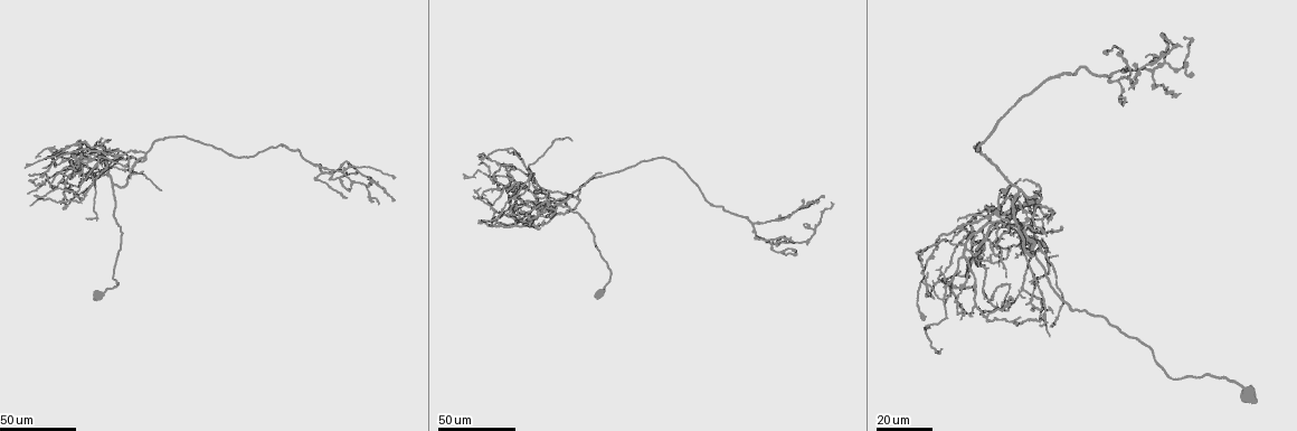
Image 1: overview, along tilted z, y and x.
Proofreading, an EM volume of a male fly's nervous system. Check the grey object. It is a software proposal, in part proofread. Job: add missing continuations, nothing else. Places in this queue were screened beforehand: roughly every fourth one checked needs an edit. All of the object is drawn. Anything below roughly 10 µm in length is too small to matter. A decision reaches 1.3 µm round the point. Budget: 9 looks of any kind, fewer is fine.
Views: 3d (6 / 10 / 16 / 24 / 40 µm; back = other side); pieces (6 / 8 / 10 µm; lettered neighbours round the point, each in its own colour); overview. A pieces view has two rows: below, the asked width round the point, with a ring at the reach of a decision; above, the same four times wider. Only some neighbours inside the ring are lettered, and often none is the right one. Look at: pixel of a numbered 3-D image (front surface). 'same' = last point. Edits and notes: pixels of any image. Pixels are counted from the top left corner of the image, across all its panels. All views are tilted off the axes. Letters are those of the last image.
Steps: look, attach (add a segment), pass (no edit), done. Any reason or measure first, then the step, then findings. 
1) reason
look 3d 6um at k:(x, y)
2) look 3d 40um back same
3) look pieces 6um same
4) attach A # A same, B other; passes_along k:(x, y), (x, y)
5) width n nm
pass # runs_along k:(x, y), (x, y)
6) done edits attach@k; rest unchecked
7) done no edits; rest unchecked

branch stops here
look 3d 40um at 1:(347, 172)

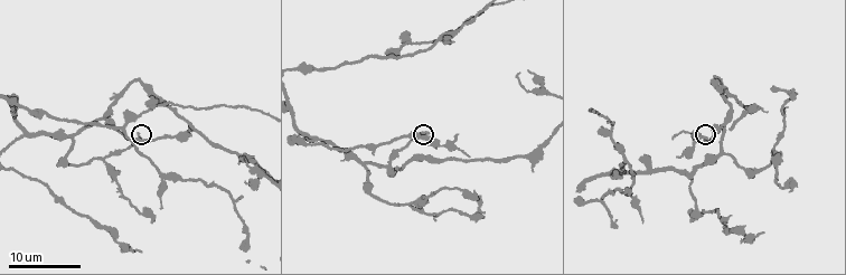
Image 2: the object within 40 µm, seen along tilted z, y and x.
look pieces 10um at 2:(144, 140)

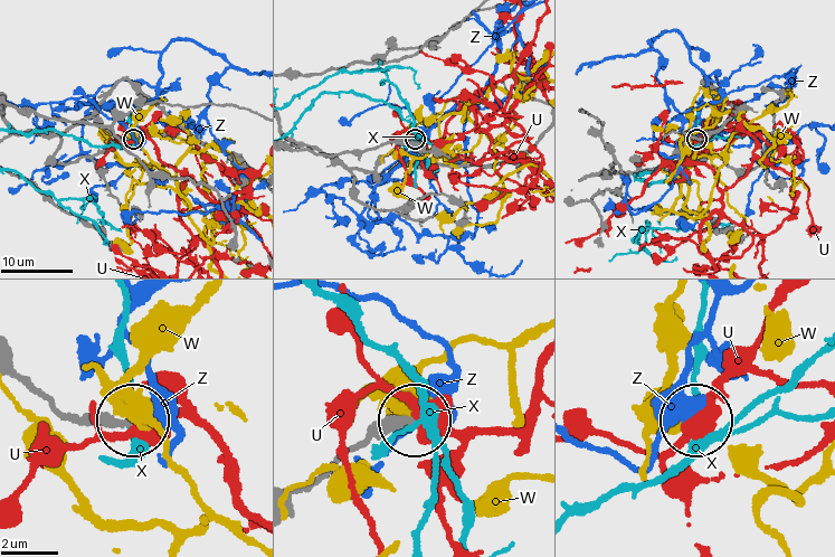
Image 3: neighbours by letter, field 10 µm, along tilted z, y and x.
width 270 nm
pass # U other, W other, X other, Z other; no lettered segment goes on from it

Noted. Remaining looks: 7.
an open end
look 3d 24um at 2:(769, 89)

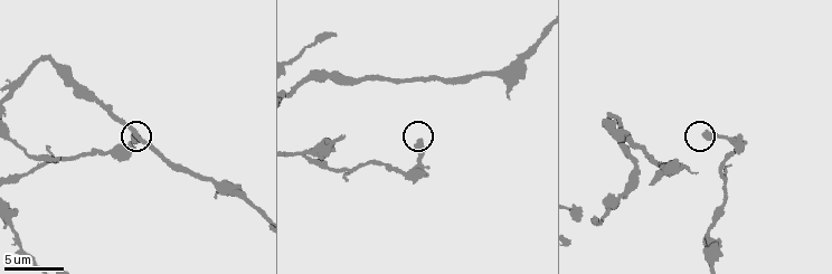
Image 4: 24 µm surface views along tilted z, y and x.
see the neighbours
look pieces 6um at 4:(706, 136)

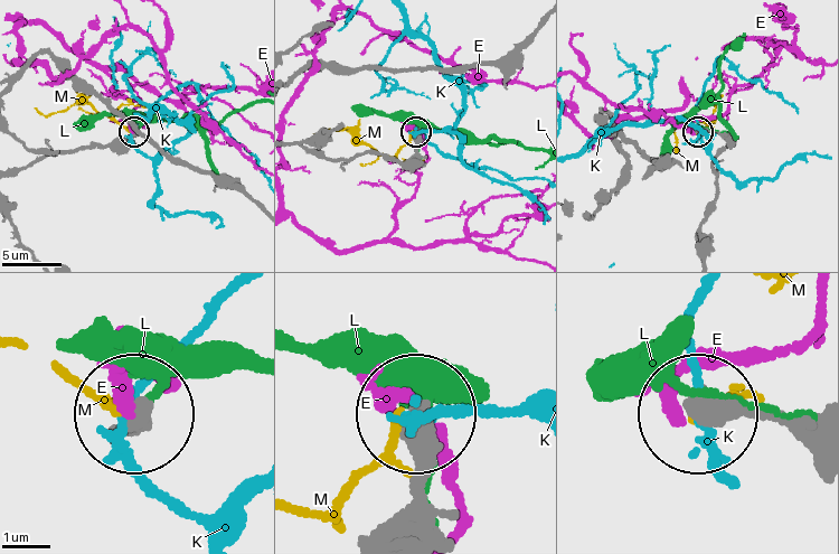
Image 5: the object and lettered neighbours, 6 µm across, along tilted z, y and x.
pass # E other, K other, L other, M other; runs_along 5:(798, 438), (707, 413); no lettered segment goes on from it

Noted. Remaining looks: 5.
branch stops here
look 3d 24um at 2:(793, 184)

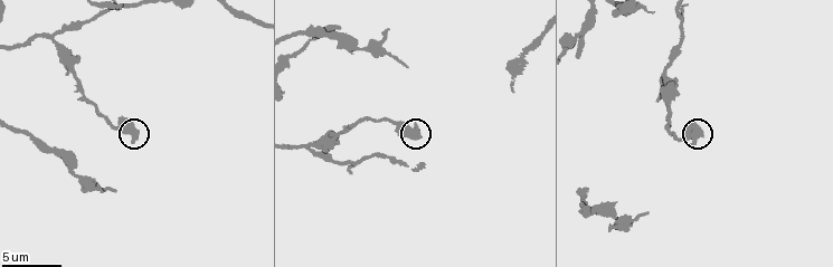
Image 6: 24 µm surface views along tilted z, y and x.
look pieces 8um at 6:(418, 135)

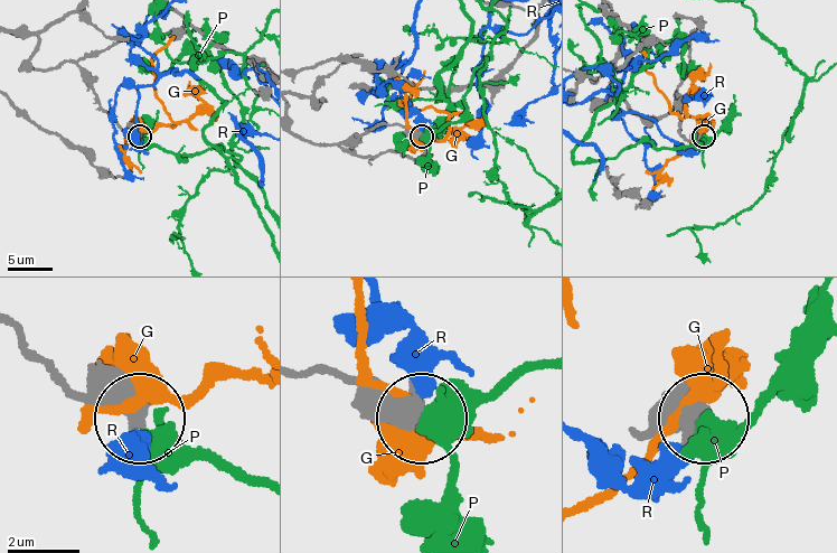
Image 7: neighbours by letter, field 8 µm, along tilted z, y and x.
pass # G other, P other, R other; runs_along 7:(300, 136), (313, 143), (337, 143), (384, 124), (422, 134); no lettered segment goes on from it

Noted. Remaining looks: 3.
branch stops here
look pieces 10um at 6:(116, 190)

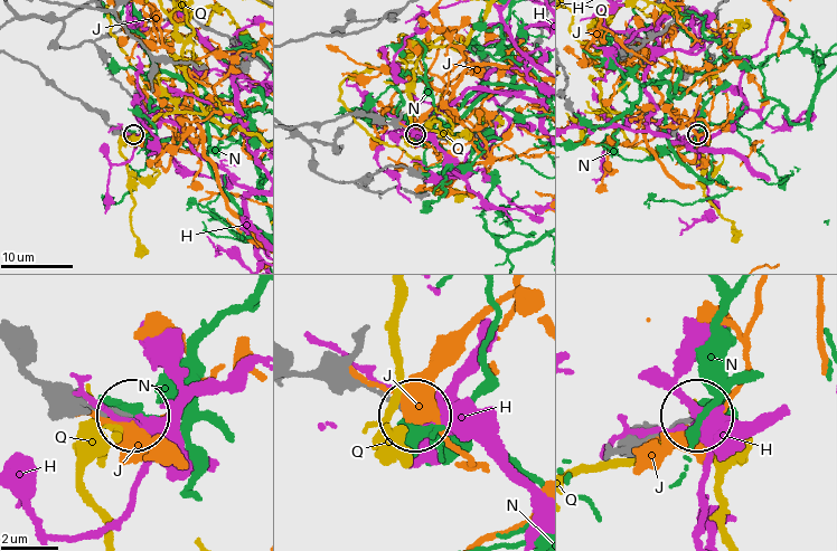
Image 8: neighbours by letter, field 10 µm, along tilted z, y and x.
width 160 nm
pass # H other, J other, N other, Q other; no lettered segment goes on from it

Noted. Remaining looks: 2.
done no edits; rest unchecked

